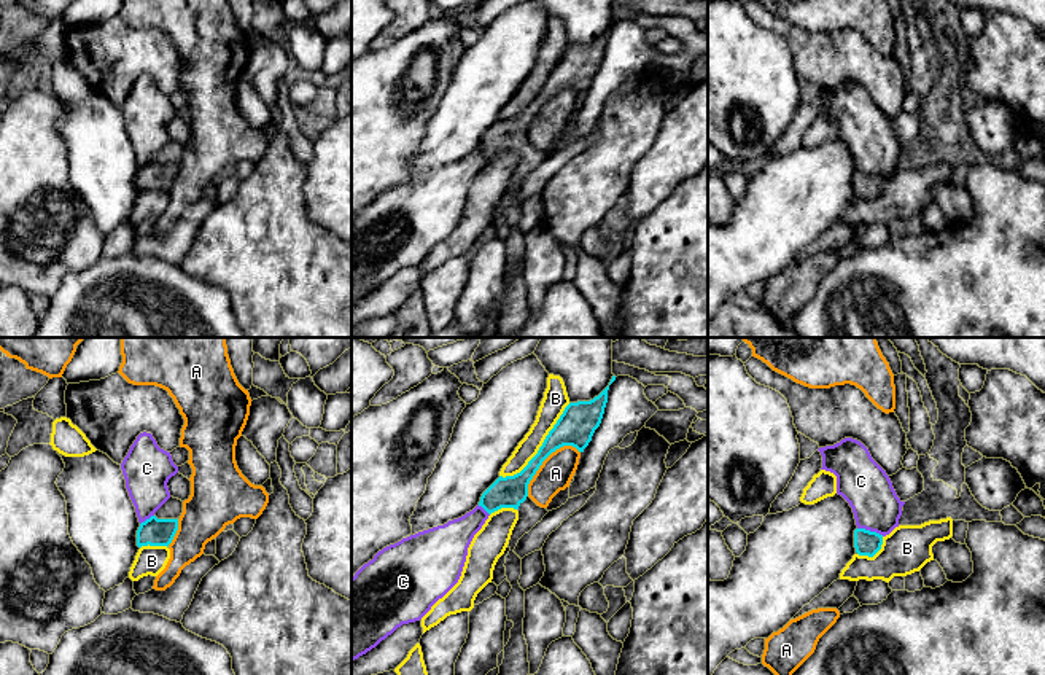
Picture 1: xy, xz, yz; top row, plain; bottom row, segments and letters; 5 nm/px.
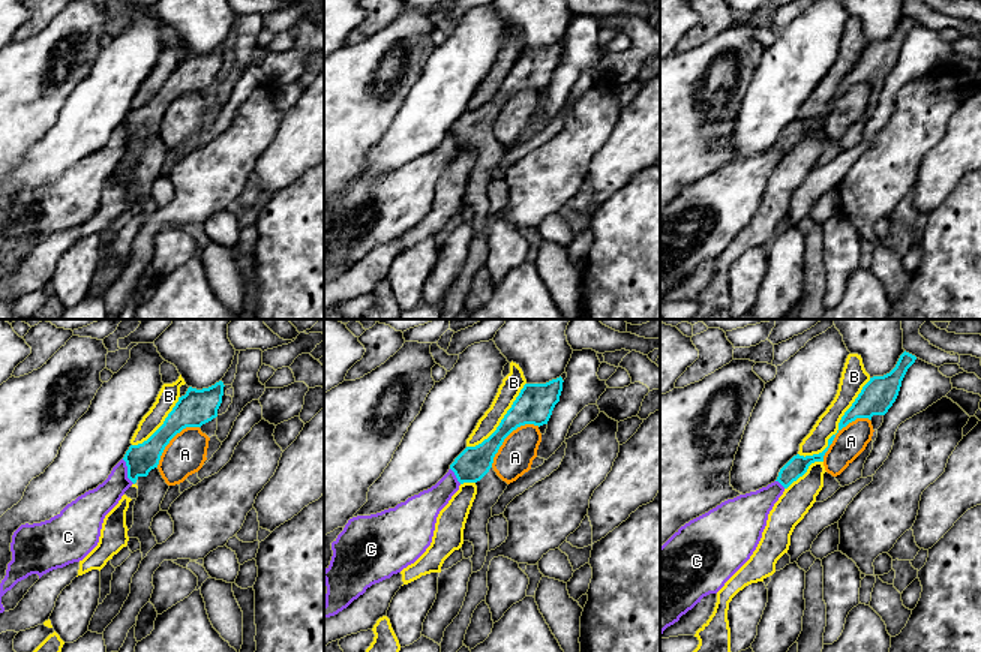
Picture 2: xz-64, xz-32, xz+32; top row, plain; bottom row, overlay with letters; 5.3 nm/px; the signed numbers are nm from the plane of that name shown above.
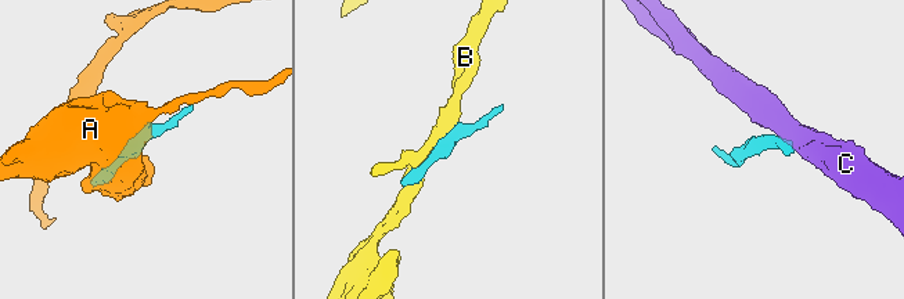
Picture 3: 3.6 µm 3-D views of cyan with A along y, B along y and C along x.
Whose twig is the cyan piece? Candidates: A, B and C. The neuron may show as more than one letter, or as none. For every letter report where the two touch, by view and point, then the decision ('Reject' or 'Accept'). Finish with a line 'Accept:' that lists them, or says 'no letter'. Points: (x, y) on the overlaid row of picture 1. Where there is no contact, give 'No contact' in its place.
A: Touches cyan at xz (544, 459). Reject
B: Touches cyan at xz (539, 448). Reject
C: Touches cyan at yz (869, 530). Reject
Accept: no letter

